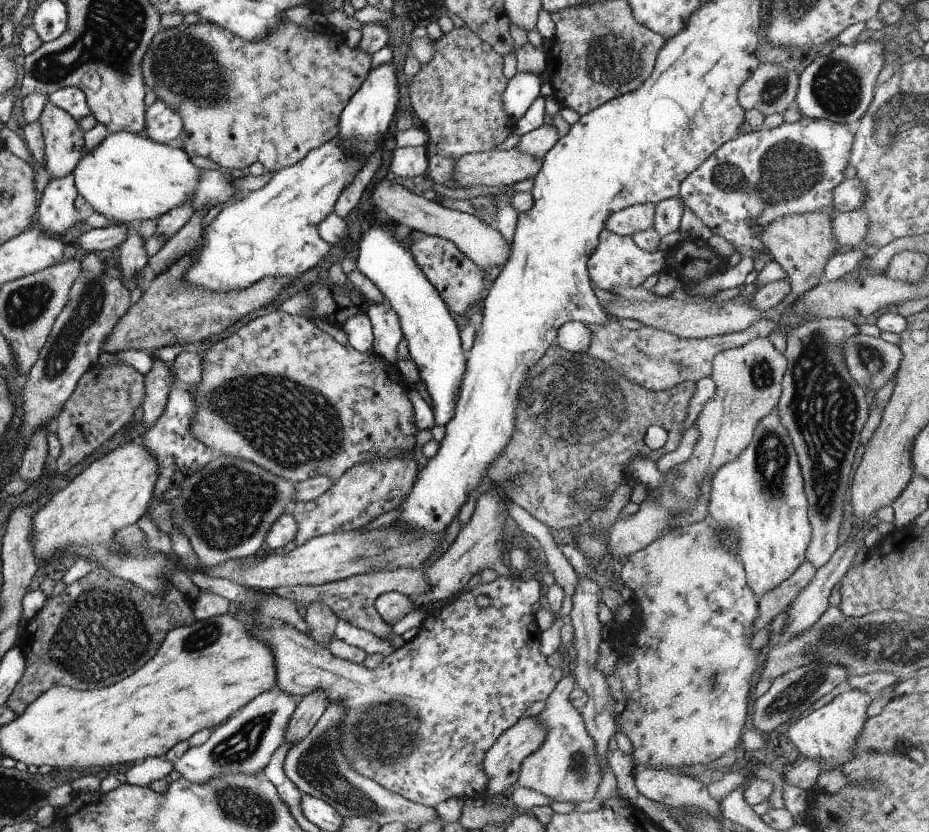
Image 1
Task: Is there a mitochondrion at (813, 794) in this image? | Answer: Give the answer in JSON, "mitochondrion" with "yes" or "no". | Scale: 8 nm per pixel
{"mitochondrion":"no"}

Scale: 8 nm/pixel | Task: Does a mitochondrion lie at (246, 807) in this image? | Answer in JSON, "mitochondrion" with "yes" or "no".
{"mitochondrion":"yes"}

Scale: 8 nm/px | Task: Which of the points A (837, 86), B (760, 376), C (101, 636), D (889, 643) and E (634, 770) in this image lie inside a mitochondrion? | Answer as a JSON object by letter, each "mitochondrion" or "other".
{"A":"mitochondrion","B":"mitochondrion","C":"mitochondrion","D":"mitochondrion","E":"other"}

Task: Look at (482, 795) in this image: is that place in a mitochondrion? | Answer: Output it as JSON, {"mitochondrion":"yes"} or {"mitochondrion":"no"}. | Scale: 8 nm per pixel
{"mitochondrion":"no"}

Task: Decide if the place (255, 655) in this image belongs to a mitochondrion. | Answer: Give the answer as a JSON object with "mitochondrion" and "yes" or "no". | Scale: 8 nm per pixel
{"mitochondrion":"no"}

